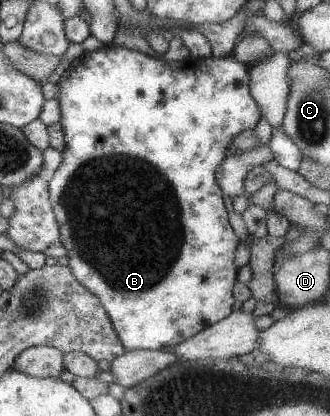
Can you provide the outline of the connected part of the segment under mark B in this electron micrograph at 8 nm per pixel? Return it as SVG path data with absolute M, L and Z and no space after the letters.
M102 46L97 52L84 53L81 64L65 80L60 79L56 84L66 149L62 152L62 163L49 181L48 194L56 220L61 224L60 244L68 250L69 266L76 280L101 300L114 325L115 334L127 351L176 346L233 311L236 302L234 285L238 276L234 254L241 242L228 221L228 210L216 170L232 151L229 149L232 140L240 132L253 130L262 115L249 90L250 68L250 64L238 61L232 55L166 61L162 56L153 58L126 48Z

